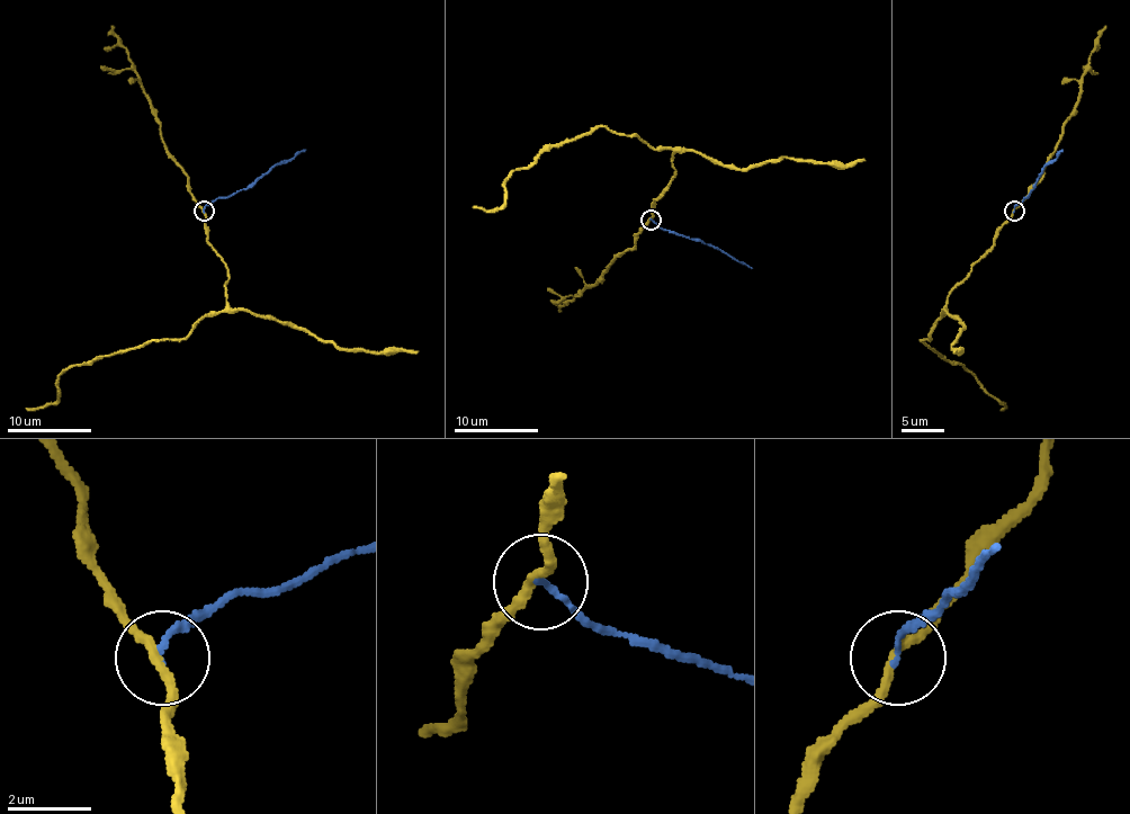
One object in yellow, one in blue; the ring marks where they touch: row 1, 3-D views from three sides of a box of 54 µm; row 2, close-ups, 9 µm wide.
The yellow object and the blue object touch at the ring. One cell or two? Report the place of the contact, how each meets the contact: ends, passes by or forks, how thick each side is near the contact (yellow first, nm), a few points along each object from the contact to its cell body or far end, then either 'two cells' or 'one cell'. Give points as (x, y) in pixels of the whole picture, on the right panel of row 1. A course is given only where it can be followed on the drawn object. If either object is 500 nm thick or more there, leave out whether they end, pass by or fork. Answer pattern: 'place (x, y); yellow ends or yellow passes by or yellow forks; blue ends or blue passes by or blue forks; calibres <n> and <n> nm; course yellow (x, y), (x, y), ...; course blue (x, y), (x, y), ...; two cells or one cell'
place (1014, 211); yellow passes by; blue ends; calibres 220 and 150 nm; course yellow (1014, 209), (995, 242), (949, 295), (930, 339), (922, 341), (939, 356), (961, 364), (1002, 409); course blue (1014, 209), (1033, 189), (1042, 170), (1064, 149); two cells

